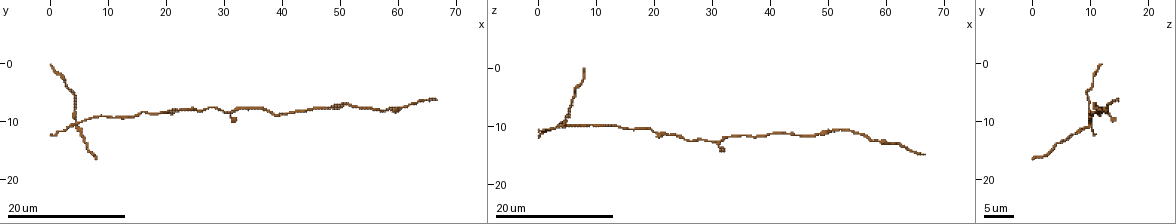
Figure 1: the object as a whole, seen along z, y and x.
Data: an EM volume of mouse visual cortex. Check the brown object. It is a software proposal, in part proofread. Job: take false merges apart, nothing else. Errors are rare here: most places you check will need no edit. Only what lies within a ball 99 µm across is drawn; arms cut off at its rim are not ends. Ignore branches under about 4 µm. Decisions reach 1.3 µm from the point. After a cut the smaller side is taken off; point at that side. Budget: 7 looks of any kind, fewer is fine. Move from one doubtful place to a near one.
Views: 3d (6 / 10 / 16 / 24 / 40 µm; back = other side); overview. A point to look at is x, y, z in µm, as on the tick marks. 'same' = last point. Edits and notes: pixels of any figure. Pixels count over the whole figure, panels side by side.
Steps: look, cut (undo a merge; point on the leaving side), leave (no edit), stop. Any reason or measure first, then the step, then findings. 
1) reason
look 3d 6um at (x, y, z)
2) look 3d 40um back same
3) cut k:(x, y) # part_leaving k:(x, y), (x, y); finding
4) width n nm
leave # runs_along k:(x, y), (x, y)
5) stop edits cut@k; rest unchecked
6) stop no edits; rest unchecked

sudden change in width
look 3d 24um at (11.0, 9.0, 10.0)

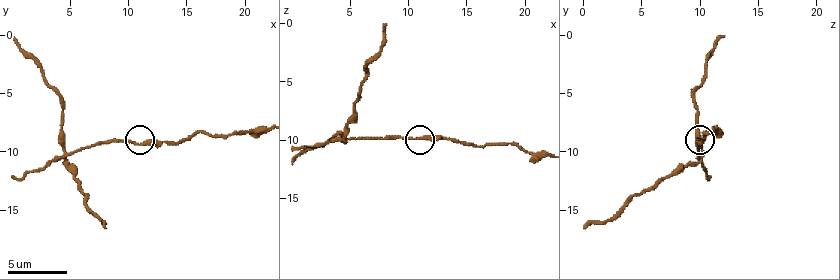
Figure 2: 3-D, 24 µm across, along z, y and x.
zoom in
look 3d 6um at (10.8, 9.2, 9.8)

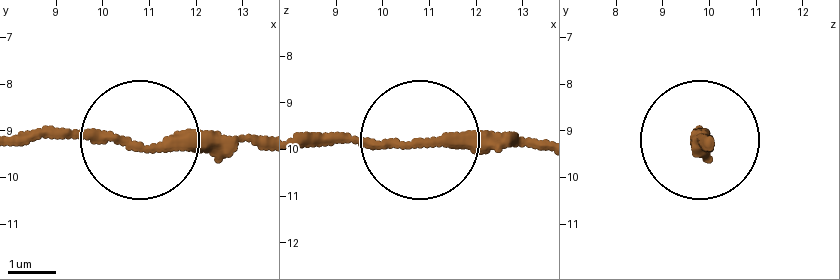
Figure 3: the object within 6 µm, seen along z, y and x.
leave # runs_along 3:(263, 146), (24, 134); continuous, no second neuron

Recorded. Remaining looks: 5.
looks like a crossing
look 3d 10um at (4.6, 10.2, 10.0)

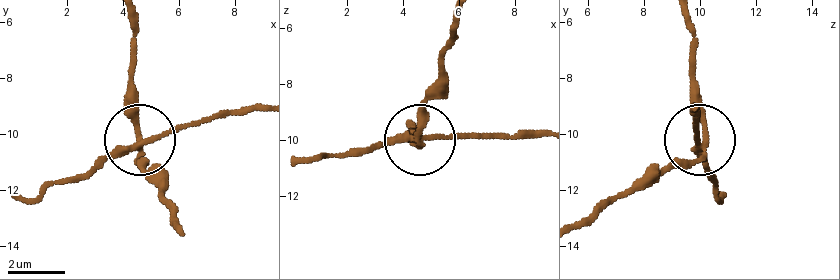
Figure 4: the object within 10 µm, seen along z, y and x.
side_arm 13 um
cut 4:(142, 171) # part_leaving 4:(136, 147), (136, 159), (179, 223); two neurons meet here

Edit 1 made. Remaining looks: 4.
calibre changes
look 3d 16um at (31.0, 8.0, 13.0)

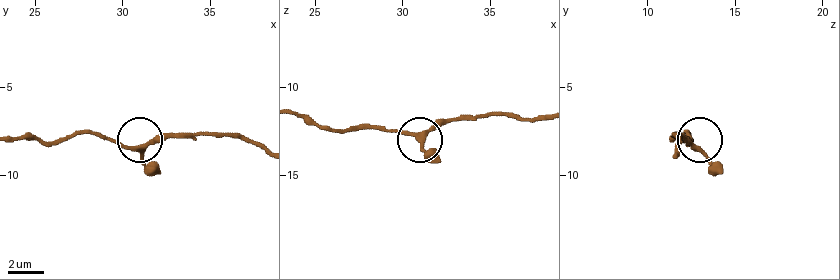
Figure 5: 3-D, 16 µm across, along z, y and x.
look 3d 10um at (31.3, 8.4, 12.6)

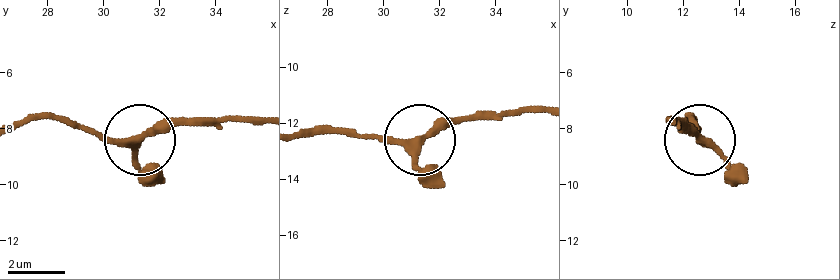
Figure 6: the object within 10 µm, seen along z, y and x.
width 250 nm
leave # runs_along 6:(101, 132), (141, 137), (196, 118); all the same neuron

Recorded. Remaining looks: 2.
stop edits cut@4; rest unchecked

